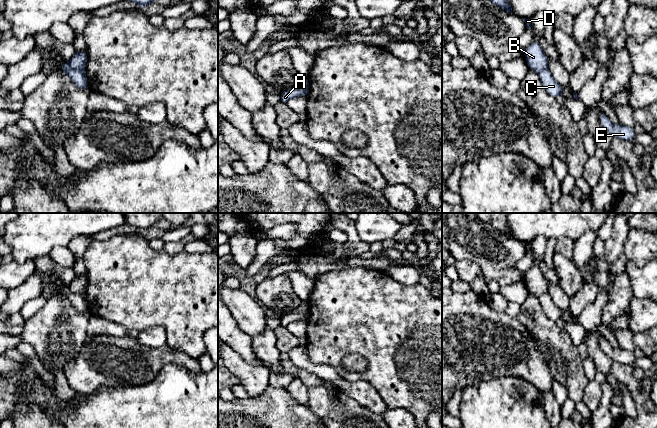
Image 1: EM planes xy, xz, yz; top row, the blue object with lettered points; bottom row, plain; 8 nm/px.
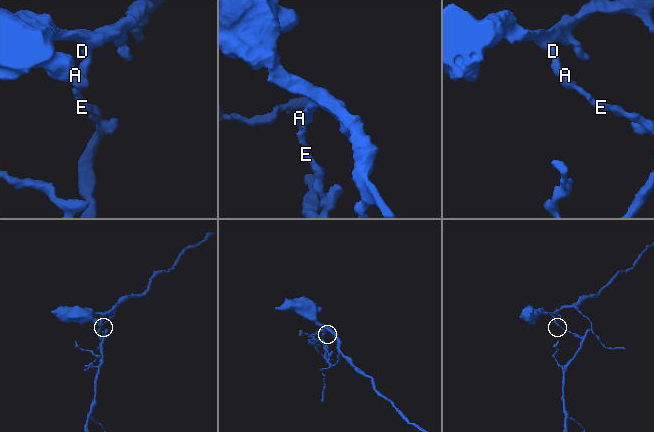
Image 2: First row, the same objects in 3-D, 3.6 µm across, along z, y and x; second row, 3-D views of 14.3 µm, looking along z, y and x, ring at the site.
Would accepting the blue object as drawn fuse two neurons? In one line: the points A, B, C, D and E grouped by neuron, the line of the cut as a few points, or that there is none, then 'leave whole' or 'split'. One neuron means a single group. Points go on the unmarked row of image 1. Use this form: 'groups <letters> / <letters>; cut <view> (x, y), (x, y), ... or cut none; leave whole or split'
groups A C E / B D; cut xy (68, 288), (72, 292), (83, 295); split

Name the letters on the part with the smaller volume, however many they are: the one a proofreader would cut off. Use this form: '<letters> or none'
A, C, E

